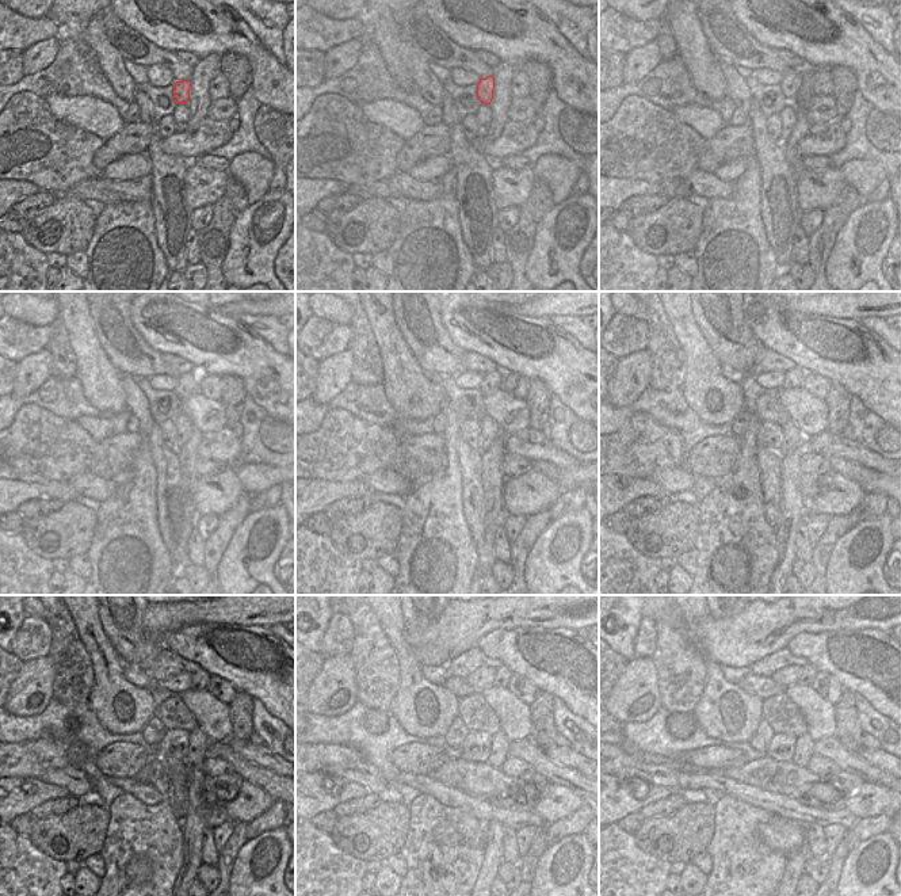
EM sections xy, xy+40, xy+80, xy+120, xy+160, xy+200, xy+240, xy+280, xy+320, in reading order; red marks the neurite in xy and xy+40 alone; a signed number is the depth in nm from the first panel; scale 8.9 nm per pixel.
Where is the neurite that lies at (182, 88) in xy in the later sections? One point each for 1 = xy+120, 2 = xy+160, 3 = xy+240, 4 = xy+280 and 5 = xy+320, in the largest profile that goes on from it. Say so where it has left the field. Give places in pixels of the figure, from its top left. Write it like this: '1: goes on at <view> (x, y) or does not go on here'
1: goes on at xy+120 (189, 382)
2: goes on at xy+160 (492, 381)
3: goes on at xy+240 (199, 678)
4: goes on at xy+280 (503, 677)
5: goes on at xy+320 (808, 674)

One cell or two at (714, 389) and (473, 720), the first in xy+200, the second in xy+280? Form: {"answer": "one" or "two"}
{"answer": "one"}

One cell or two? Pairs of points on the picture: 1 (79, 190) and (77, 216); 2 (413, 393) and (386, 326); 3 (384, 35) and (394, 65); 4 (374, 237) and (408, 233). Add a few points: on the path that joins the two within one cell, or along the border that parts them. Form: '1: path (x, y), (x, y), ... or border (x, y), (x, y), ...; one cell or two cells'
1: border (57, 197), (75, 197), (83, 202); two cells
2: path (403, 377), (389, 342); one cell
3: path (388, 42), (390, 58); one cell
4: border (401, 214), (397, 235), (386, 250); two cells

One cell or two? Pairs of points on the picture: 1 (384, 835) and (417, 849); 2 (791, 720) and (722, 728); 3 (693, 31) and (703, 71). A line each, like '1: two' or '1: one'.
1: two
2: one
3: one

